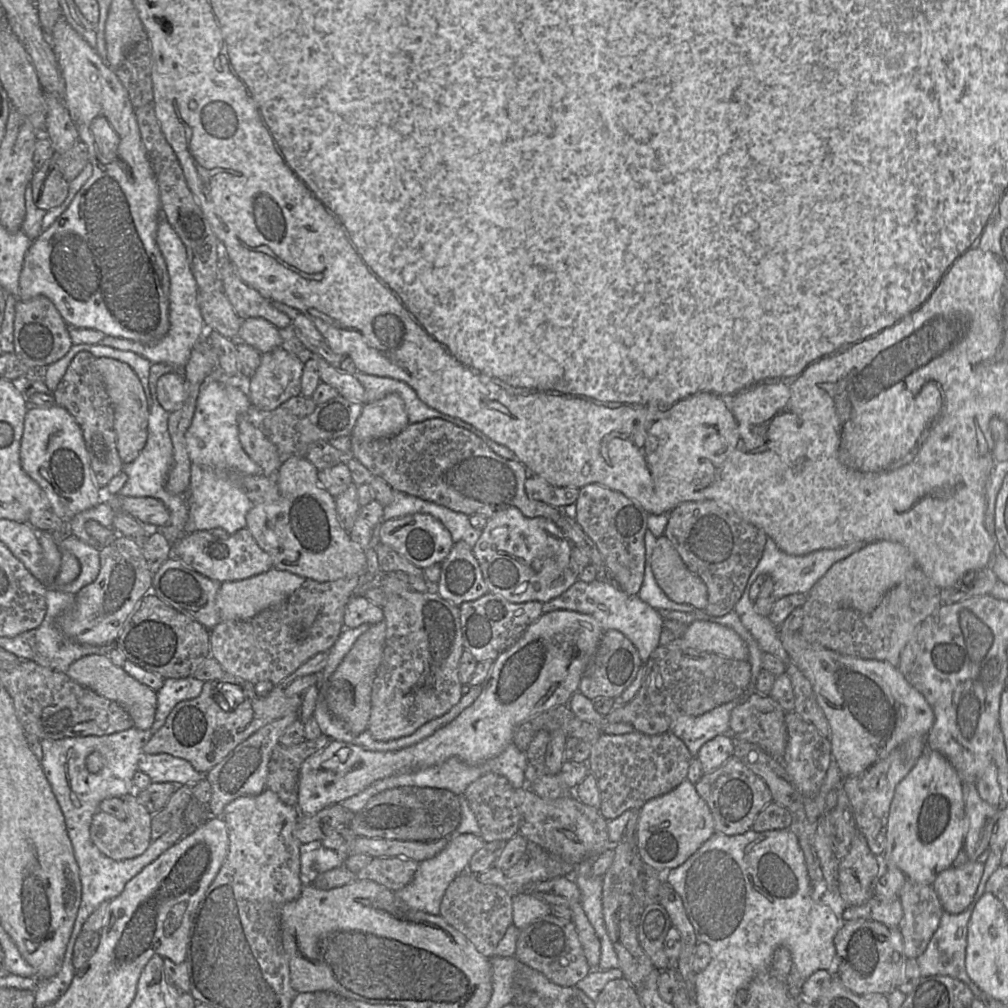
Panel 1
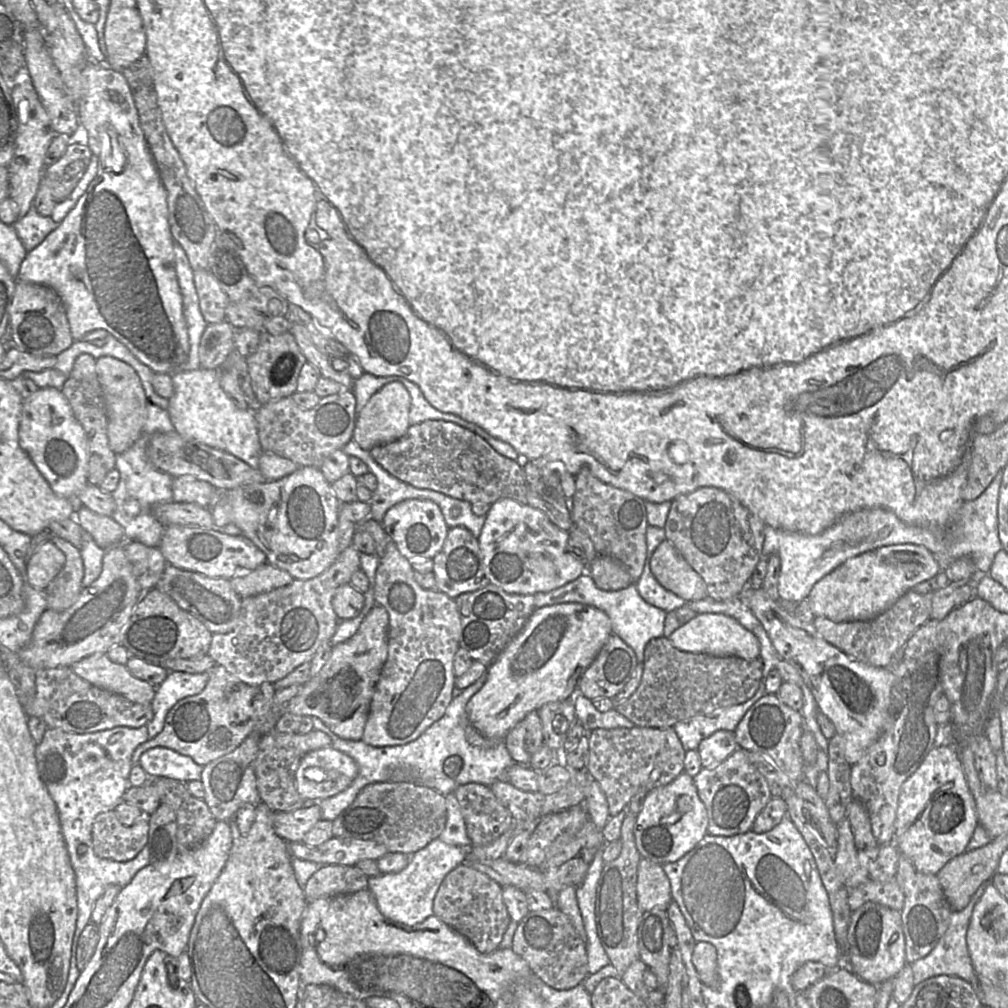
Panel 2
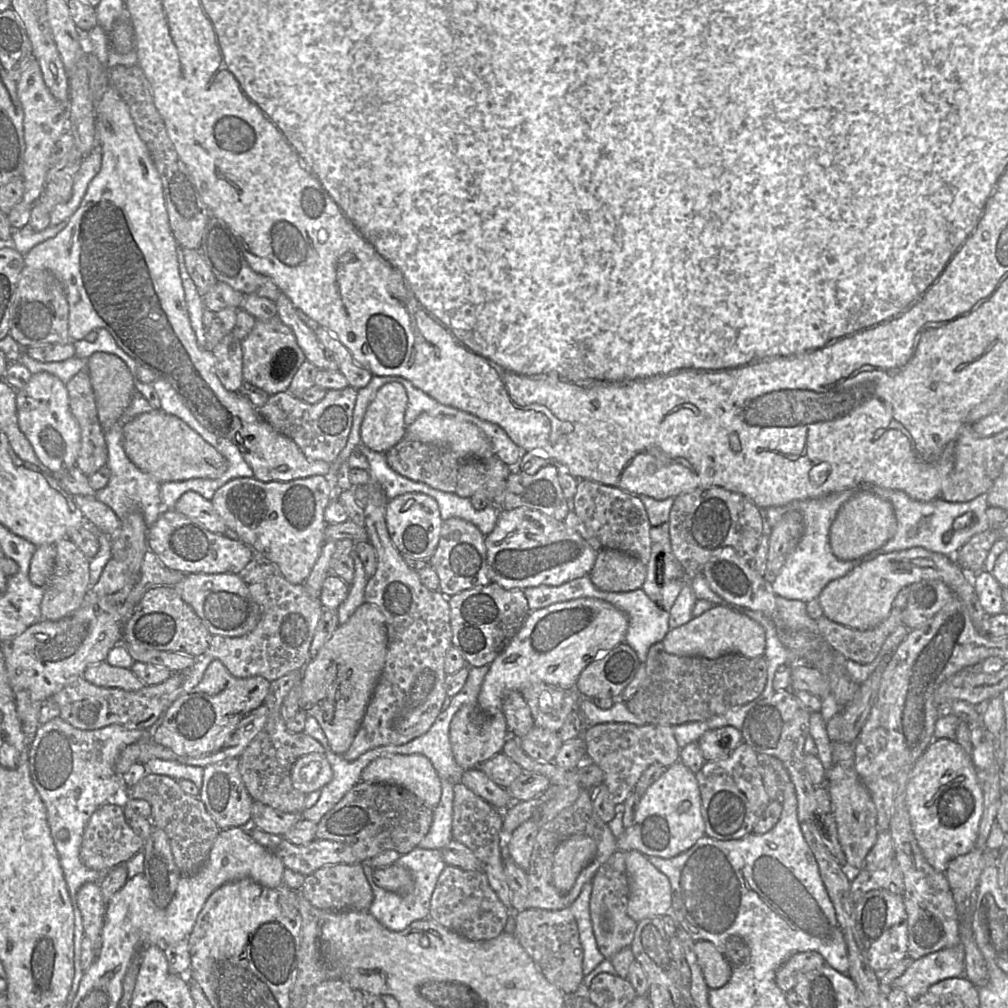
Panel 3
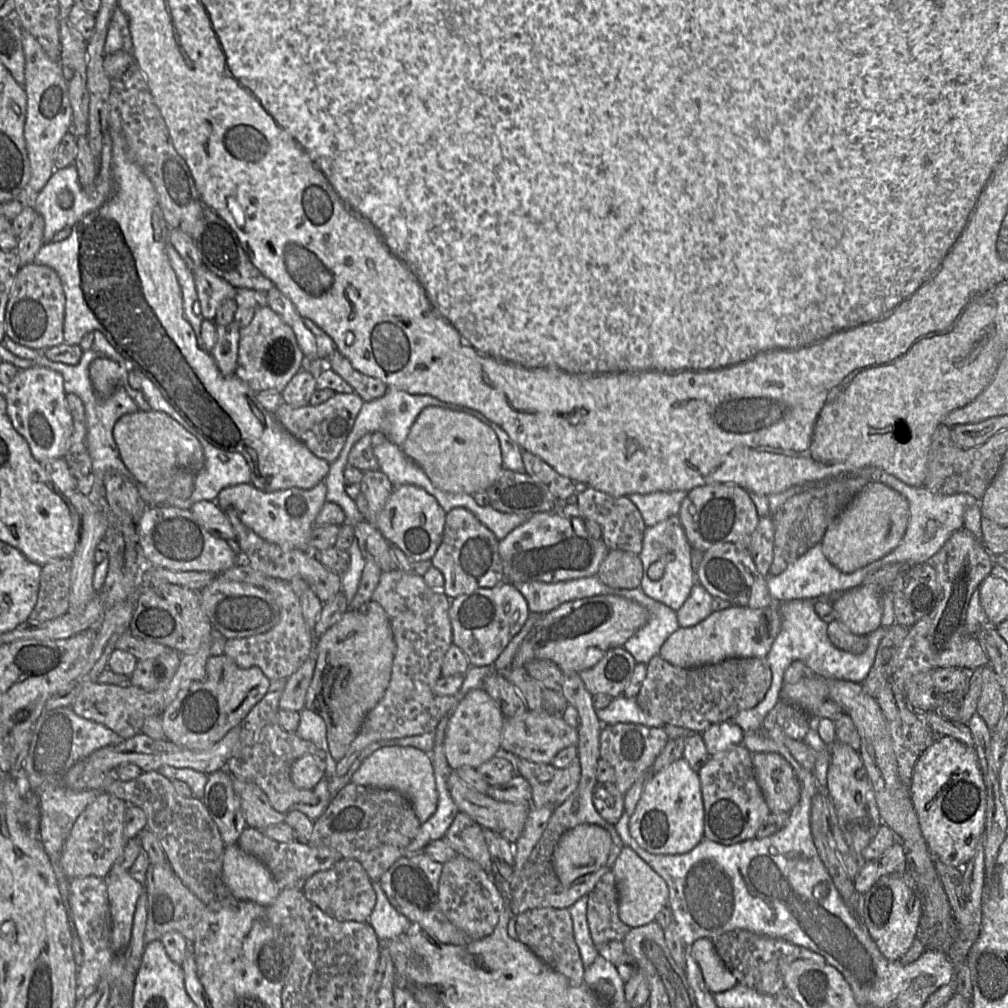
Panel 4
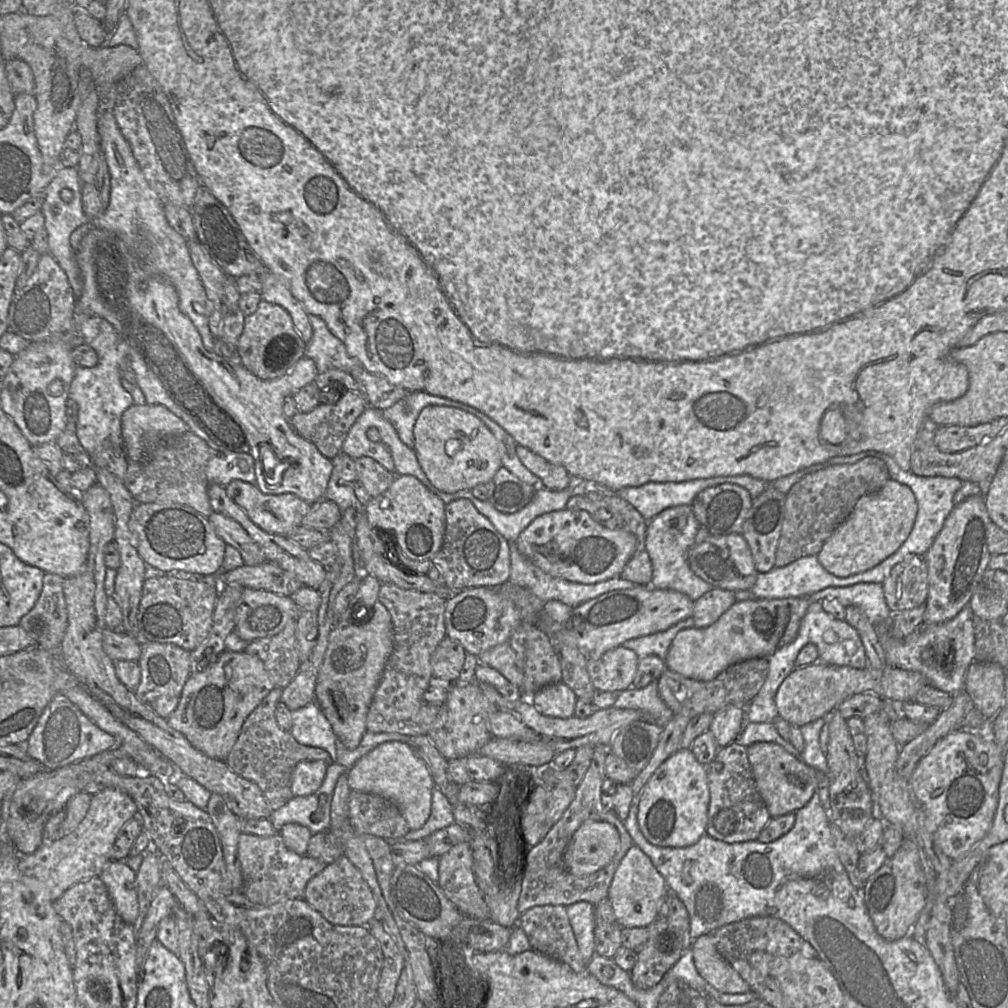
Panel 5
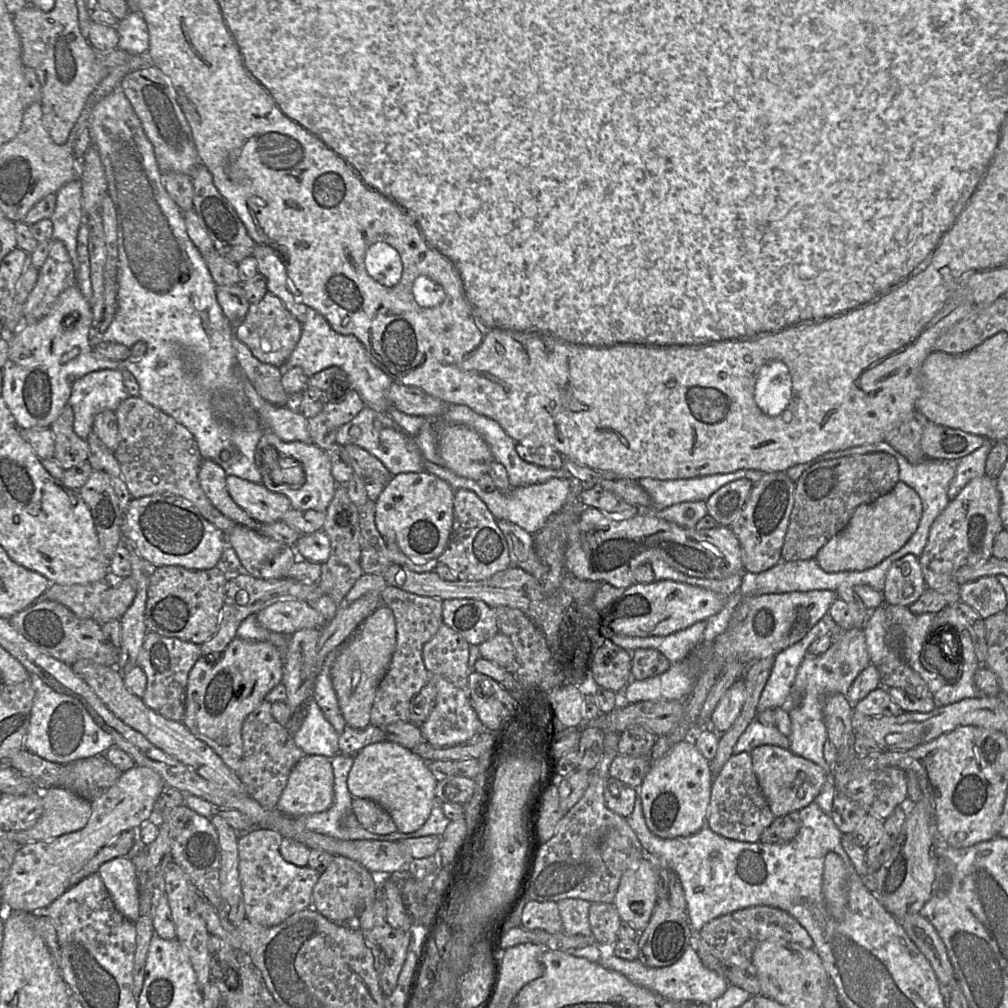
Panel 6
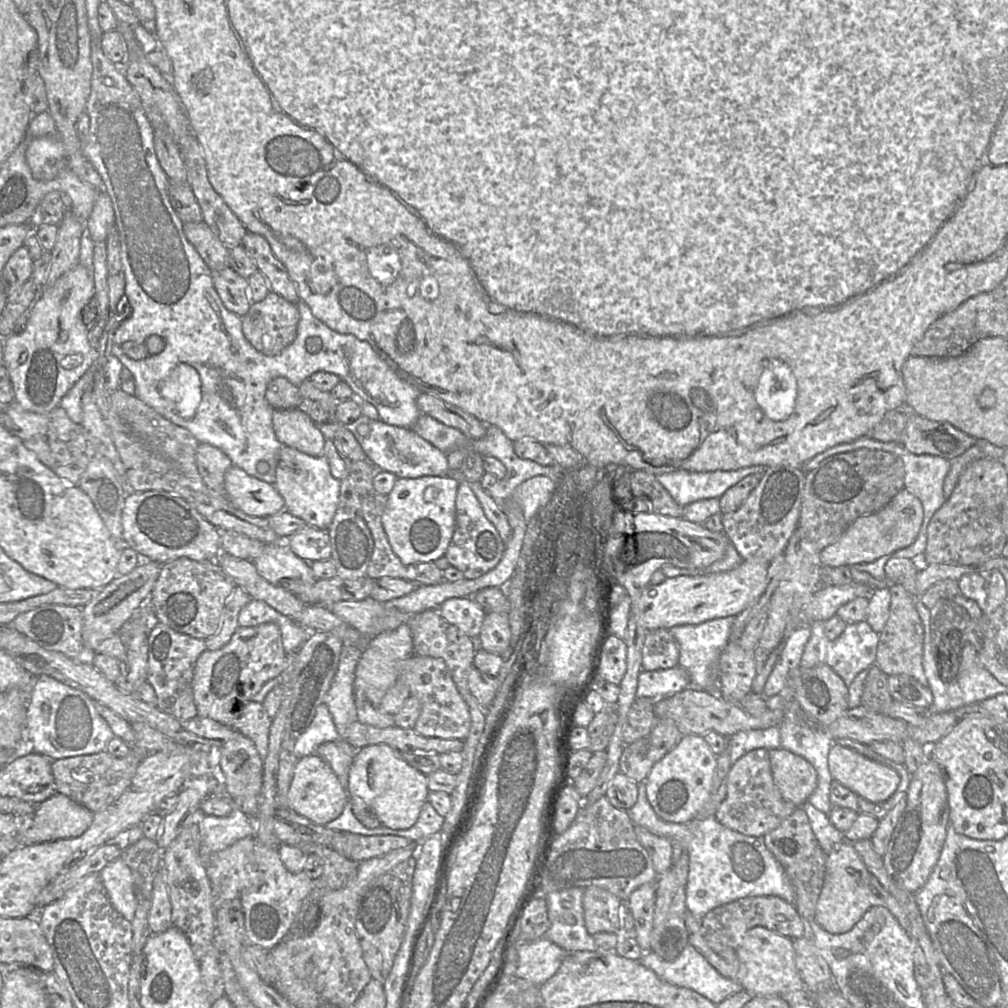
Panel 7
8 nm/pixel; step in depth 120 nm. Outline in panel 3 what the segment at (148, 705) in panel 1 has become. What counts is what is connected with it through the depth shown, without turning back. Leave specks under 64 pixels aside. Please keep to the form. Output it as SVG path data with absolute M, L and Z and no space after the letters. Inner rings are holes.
M106 661L87 667L82 677L96 686L126 691L137 691L145 686L131 669L115 667Z

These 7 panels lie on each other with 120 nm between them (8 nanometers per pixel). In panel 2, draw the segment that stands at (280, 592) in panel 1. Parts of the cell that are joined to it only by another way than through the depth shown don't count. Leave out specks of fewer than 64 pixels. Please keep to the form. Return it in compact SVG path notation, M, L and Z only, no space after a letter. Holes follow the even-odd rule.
M266 562L251 572L230 579L230 584L243 599L286 586L293 580L287 571Z

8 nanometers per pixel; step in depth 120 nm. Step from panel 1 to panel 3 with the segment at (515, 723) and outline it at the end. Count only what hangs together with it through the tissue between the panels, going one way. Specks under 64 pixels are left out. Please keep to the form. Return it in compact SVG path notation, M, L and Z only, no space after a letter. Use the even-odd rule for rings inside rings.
M578 598L531 611L517 634L490 664L478 694L478 707L487 714L496 714L502 711L504 697L509 692L521 693L525 688L536 683L544 683L565 690L575 689L582 671L591 662L623 643L627 629L628 617L622 610L595 598ZM310 753L301 756L291 771L292 785L298 791L309 794L321 790L333 778L333 771L325 755Z

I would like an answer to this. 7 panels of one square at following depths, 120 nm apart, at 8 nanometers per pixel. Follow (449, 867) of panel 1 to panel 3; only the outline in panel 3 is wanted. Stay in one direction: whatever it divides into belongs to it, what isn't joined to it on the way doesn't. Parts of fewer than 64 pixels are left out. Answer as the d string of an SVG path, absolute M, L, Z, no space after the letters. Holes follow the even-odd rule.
M418 847L414 848L407 854L401 855L396 863L408 869L412 875L413 888L412 891L407 895L399 895L397 893L389 892L383 888L380 888L374 881L374 869L369 865L368 862L361 862L361 864L363 864L367 881L370 884L374 894L374 899L369 909L369 913L387 929L394 932L400 932L415 921L430 918L429 914L431 899L439 876L447 864L444 862L441 850L423 849Z

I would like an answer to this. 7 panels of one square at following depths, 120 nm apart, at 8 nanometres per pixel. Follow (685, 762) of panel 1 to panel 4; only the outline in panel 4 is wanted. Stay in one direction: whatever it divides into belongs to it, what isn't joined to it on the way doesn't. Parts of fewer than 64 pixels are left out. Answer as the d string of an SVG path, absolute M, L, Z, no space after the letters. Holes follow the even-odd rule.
M617 723L604 725L600 733L600 757L608 761L615 770L615 785L625 795L636 780L648 769L650 769L656 758L663 751L669 741L664 727L647 727L635 723Z

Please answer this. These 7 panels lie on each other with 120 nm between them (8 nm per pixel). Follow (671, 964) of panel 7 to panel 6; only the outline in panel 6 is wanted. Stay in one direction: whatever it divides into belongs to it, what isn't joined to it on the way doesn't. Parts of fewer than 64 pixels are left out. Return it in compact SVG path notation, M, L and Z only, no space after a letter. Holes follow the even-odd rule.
M690 943L675 963L667 967L658 968L648 967L638 959L629 961L615 956L613 952L614 945L599 946L599 949L601 950L599 963L603 967L619 972L631 982L645 987L675 1003L698 1002L712 1005L724 994L730 985L725 976L708 969L703 964Z

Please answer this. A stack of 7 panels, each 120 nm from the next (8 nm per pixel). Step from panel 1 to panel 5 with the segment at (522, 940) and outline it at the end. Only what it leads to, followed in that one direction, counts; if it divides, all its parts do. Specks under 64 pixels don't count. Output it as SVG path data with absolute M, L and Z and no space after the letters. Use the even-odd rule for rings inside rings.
M534 906L520 915L518 924L525 931L532 949L568 964L577 973L587 972L588 962L581 956L565 906Z

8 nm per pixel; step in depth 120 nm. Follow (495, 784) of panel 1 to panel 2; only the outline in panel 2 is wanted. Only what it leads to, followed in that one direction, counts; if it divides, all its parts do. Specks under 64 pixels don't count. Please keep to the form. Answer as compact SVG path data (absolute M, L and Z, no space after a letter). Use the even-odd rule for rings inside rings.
M468 783L459 786L454 794L473 845L489 844L511 826L512 814L500 803L489 786Z

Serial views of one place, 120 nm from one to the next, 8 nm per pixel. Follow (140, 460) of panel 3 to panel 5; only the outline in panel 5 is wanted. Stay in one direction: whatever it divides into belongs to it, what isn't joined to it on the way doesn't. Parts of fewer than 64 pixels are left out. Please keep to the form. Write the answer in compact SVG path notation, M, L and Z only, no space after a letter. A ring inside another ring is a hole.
M133 404L121 418L121 433L125 443L130 436L176 437L187 431L189 428L184 421L163 405Z

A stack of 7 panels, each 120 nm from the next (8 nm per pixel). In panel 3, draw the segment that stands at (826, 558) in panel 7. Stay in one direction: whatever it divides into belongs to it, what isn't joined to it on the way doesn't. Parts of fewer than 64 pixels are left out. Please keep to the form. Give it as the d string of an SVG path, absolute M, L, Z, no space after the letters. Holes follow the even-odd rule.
M857 489L839 509L829 531L832 553L842 561L860 558L883 546L896 531L896 517L890 502L873 493Z

